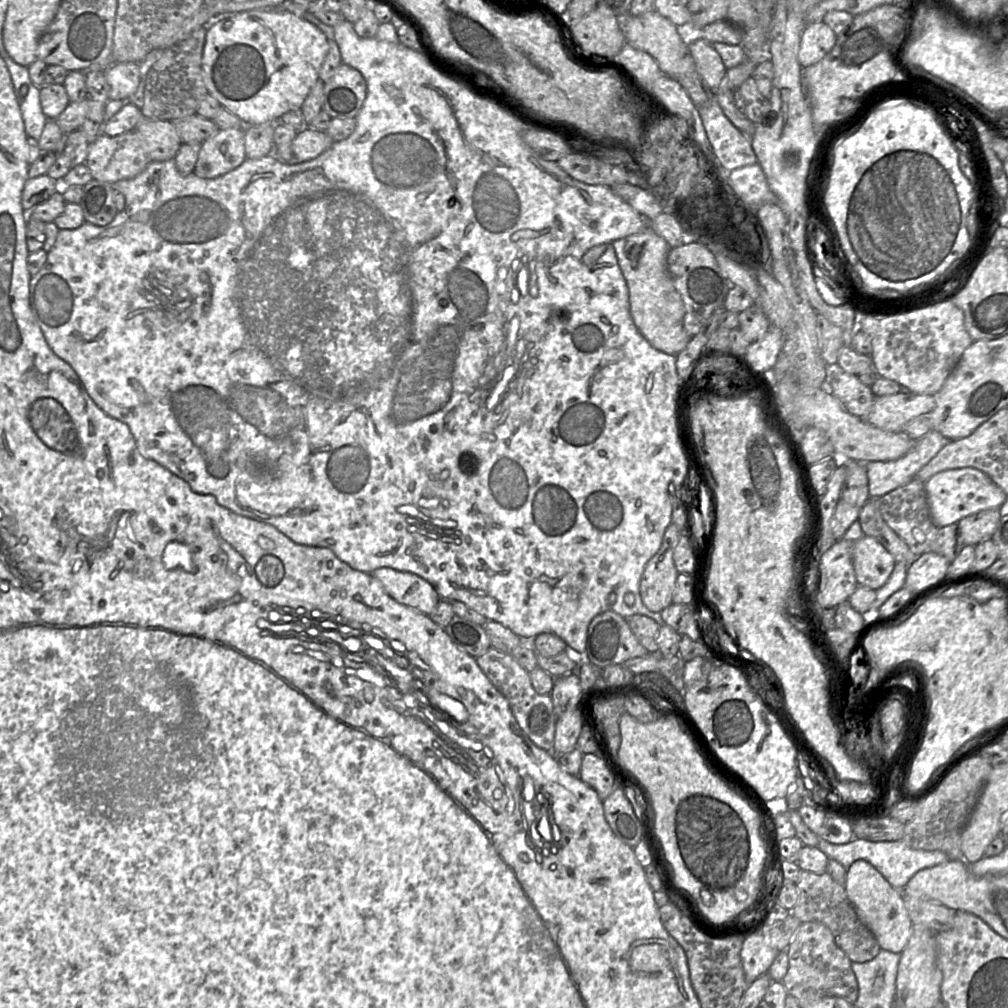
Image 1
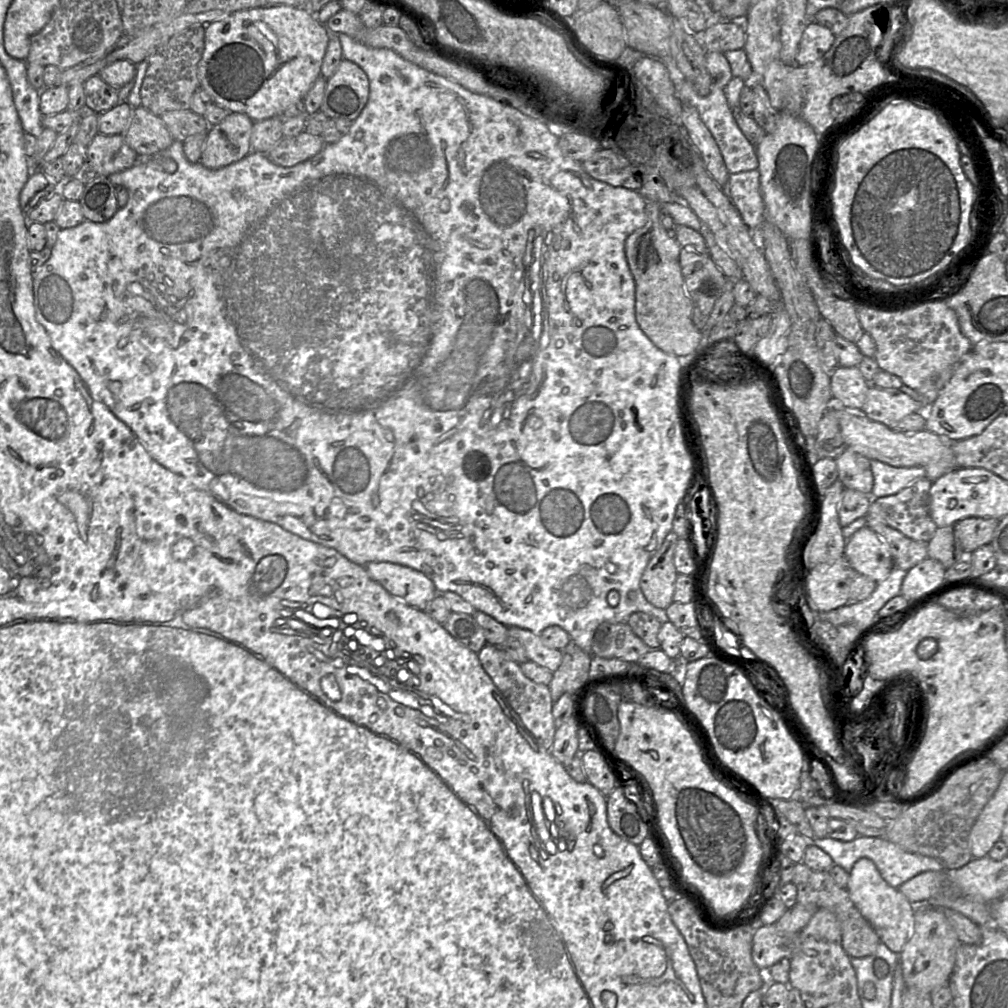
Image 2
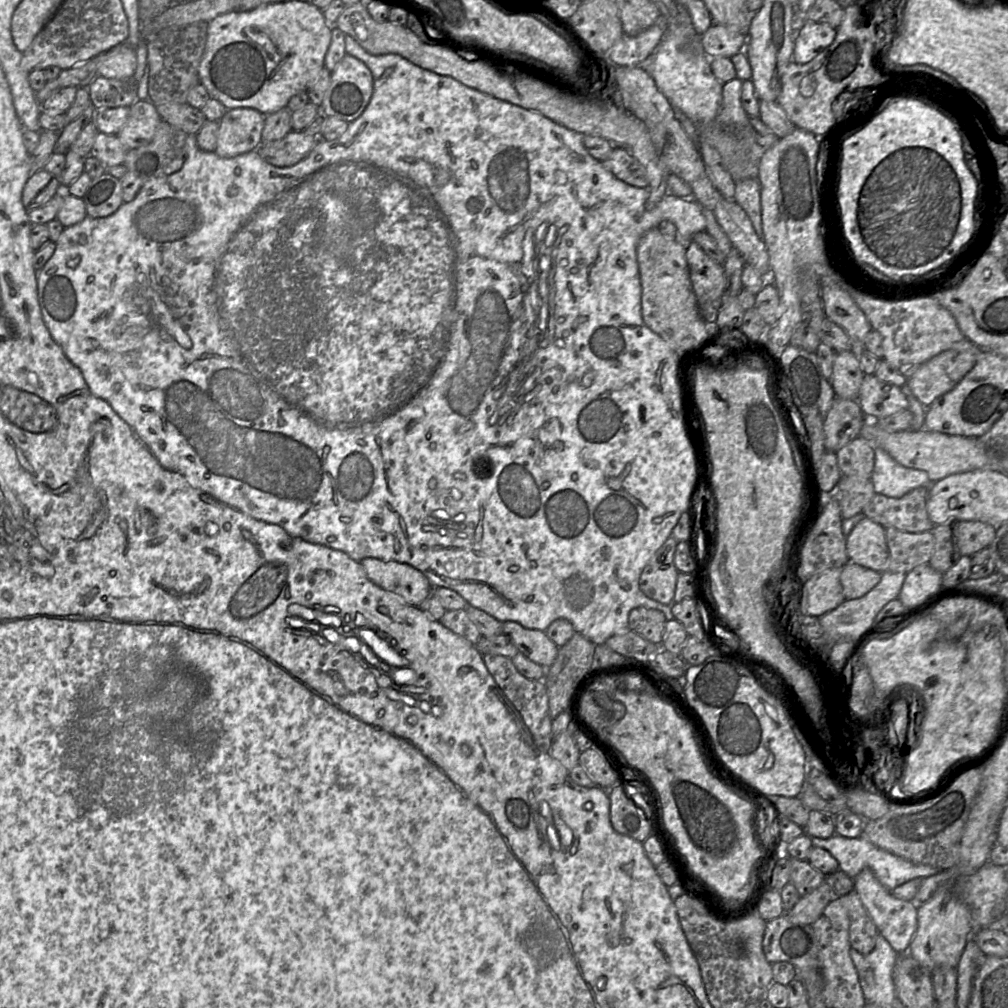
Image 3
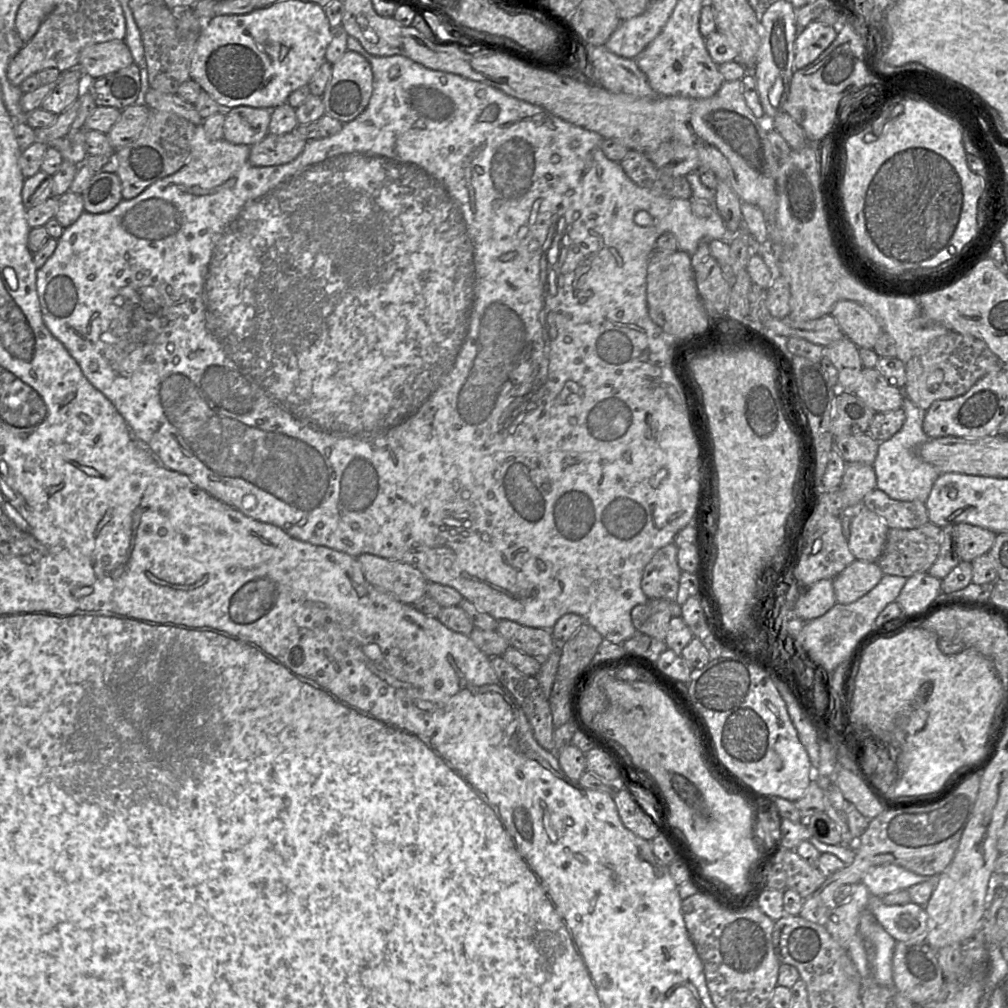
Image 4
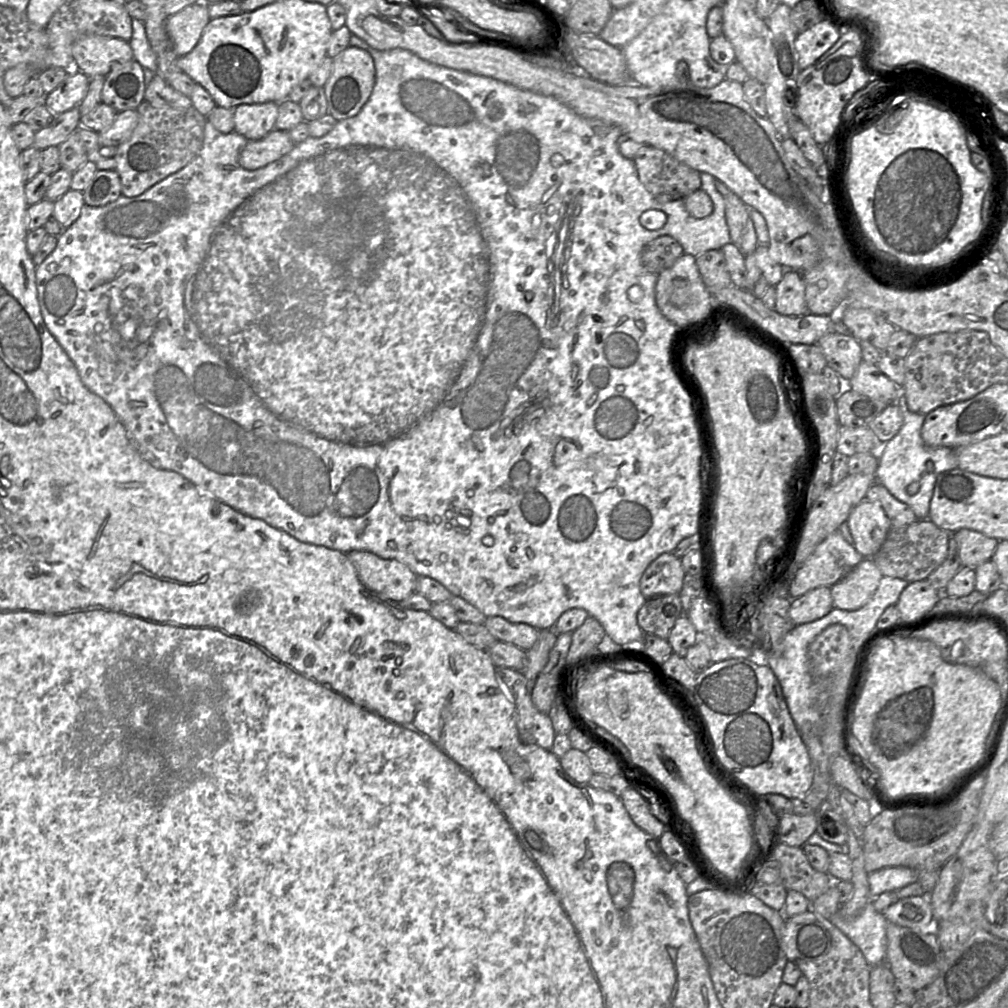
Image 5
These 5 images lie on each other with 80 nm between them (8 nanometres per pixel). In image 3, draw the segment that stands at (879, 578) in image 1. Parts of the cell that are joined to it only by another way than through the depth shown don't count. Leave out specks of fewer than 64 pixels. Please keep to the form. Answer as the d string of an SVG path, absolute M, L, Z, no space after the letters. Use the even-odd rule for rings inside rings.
M865 517L846 537L849 562L883 573L888 571L885 528Z

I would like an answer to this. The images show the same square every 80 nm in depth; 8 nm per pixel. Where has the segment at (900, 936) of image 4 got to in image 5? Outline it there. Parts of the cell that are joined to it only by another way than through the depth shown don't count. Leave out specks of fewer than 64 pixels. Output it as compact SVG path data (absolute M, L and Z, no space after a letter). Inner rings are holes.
M929 895L899 899L886 908L882 915L887 922L922 933L936 935L937 921L933 917Z

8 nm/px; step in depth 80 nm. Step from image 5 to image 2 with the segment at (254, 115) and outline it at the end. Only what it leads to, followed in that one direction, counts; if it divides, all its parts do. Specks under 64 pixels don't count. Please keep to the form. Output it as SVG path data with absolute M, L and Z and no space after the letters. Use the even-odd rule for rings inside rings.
M229 113L207 133L200 163L215 170L243 159L251 152L250 136L253 124L245 114Z

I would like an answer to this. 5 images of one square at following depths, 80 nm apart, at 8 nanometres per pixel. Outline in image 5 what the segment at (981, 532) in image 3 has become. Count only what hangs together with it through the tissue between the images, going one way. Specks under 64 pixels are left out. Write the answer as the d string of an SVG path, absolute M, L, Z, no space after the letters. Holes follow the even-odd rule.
M967 528L956 531L953 536L958 545L962 566L972 569L991 560L999 543L994 538Z

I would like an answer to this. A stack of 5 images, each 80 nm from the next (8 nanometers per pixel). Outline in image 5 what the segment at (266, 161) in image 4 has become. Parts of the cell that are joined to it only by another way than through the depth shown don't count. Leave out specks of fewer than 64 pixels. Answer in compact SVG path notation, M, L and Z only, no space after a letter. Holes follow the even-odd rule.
M273 129L259 140L248 140L239 157L240 165L247 170L264 167L289 153L295 144L288 131Z

